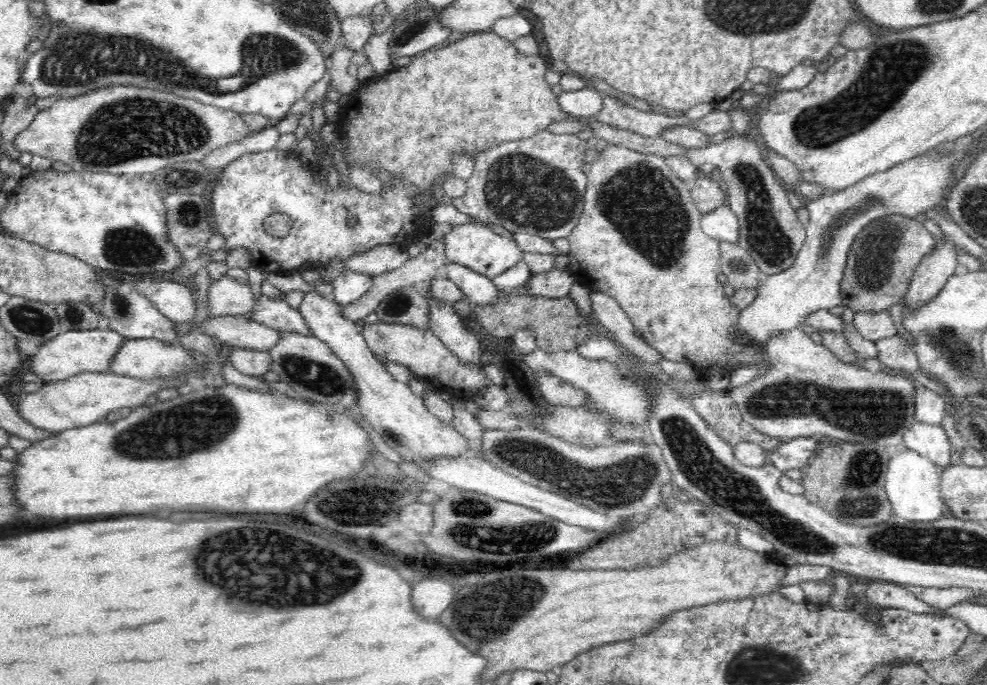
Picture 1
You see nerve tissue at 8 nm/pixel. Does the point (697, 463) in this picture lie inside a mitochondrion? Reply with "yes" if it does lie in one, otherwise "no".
yes

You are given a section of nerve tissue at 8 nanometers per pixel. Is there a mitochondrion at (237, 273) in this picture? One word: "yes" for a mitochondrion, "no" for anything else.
no

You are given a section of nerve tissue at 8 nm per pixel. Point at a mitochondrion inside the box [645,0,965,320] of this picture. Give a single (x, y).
(887, 74)

